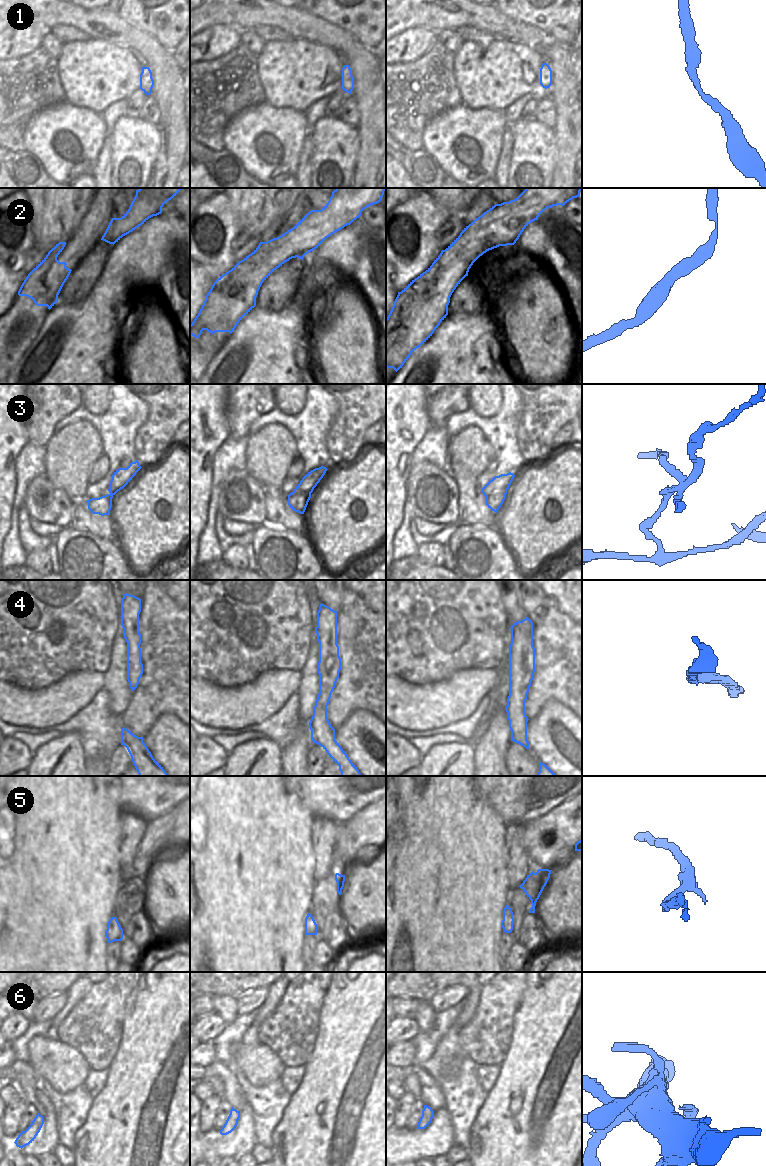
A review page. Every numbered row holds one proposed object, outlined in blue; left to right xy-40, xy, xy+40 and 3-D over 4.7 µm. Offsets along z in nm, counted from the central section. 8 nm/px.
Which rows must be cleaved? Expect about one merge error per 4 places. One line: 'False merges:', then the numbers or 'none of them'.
False merges: 3

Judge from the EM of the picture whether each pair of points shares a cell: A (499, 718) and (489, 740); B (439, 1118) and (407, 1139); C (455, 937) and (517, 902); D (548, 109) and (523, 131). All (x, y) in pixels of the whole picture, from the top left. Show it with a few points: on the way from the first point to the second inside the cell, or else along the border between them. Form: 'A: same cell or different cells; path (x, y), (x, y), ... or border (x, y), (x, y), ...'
A: same cell; path (499, 723), (498, 731), (494, 735)
B: same cell; path (434, 1127), (422, 1139), (416, 1139)
C: different cells; border (509, 889), (509, 897), (506, 904)
D: different cells; border (535, 118), (551, 127)

